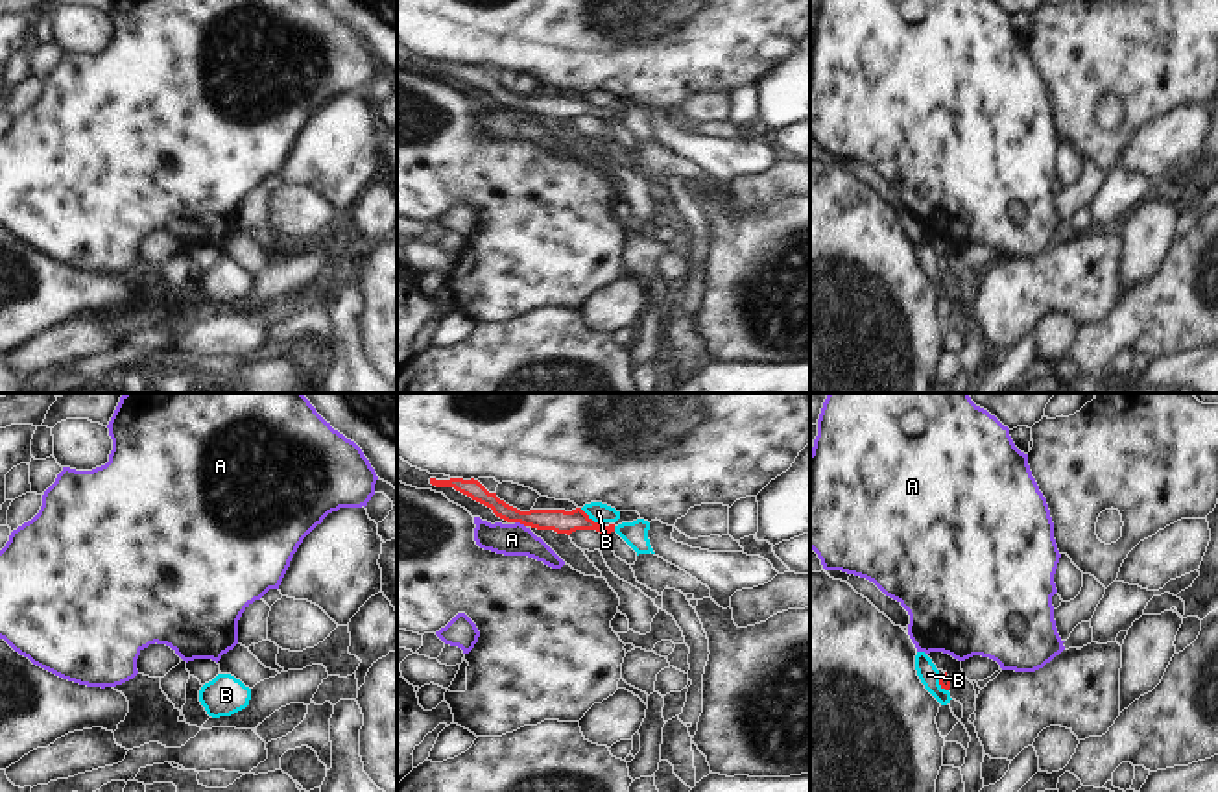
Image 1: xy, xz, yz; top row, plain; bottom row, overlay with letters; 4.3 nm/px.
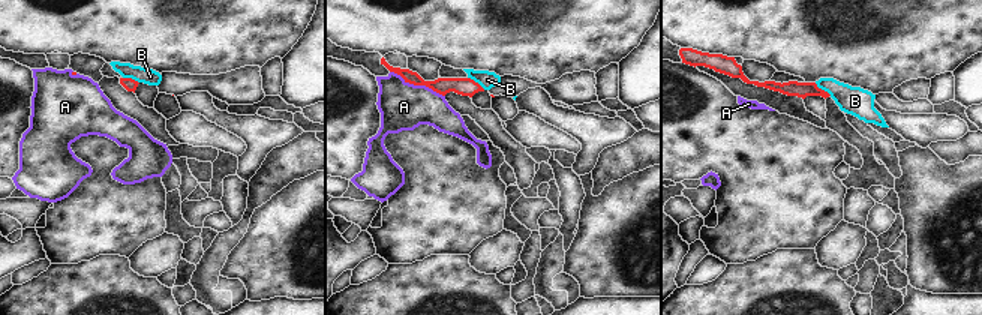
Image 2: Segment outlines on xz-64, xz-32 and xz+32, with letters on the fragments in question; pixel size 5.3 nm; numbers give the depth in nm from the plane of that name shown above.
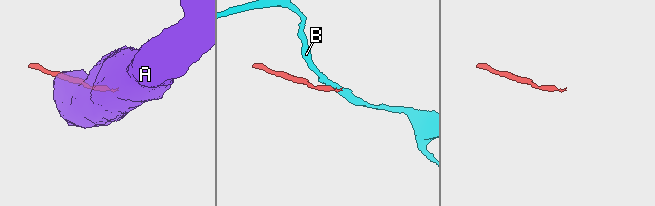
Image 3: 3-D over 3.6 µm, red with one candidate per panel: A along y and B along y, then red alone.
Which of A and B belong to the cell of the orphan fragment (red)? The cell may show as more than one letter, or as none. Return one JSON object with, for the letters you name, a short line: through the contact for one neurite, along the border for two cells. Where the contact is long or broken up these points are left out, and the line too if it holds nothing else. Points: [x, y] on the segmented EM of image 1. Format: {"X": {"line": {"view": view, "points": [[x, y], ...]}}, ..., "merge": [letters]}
{"merge": []}

